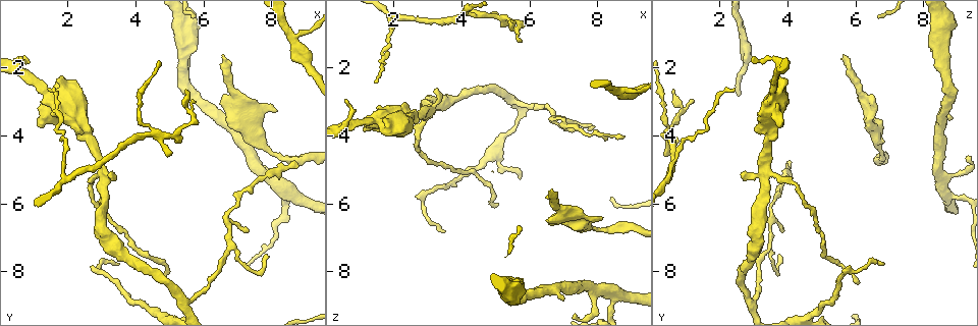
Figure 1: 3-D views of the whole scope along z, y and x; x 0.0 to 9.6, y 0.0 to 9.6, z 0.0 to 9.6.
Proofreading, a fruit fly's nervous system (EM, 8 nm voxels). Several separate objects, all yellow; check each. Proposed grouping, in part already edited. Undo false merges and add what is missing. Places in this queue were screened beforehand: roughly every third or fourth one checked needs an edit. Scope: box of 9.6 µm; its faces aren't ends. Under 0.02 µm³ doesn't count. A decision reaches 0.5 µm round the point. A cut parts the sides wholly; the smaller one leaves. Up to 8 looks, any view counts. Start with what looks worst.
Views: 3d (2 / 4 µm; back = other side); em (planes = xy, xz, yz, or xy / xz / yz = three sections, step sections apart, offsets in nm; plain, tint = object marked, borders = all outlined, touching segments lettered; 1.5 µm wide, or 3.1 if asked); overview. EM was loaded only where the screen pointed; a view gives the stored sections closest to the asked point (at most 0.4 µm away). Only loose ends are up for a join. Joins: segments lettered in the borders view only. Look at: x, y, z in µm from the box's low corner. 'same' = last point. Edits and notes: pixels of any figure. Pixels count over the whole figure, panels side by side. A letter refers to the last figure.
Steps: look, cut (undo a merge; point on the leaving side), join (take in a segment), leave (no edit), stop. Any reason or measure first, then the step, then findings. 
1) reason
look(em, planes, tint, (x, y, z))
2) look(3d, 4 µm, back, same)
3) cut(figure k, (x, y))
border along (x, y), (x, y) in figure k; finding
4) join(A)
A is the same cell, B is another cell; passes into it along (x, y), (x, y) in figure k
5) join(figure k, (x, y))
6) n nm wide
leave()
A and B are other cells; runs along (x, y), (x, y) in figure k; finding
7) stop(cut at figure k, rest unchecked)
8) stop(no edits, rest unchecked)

branch stops here
look(3d, 4 µm, back, (6.50, 1.70, 5.65))

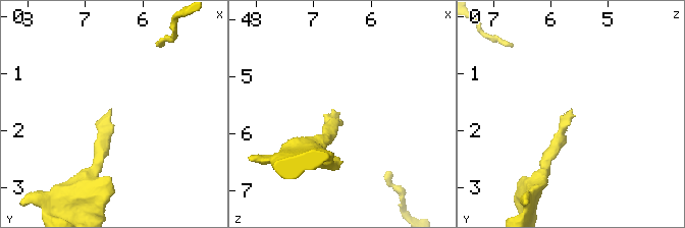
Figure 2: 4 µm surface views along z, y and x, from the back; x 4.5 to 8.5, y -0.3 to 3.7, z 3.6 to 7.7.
now the EM
look(em, xy, step 8, tint, (6.55, 1.65, 5.60))

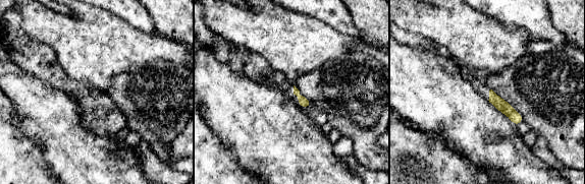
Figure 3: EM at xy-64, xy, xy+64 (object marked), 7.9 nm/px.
look(em, yz, step 8, borders, same)

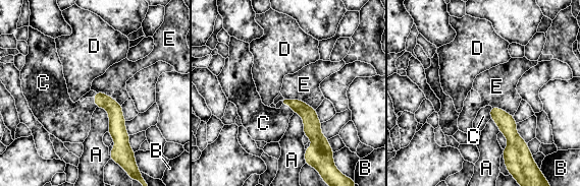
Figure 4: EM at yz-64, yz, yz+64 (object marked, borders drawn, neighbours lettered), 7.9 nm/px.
join(C)
C is the same cell, A, B, D and E are other cells; passes into it along (506, 122), (490, 112), (483, 116) in figure 4; it goes on there

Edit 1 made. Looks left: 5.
look(overview)

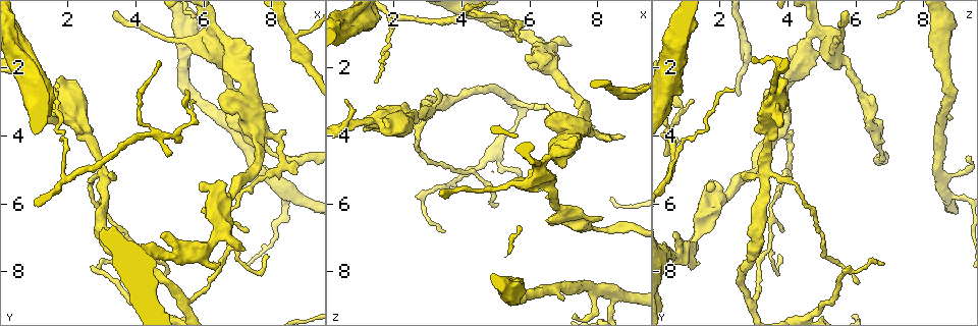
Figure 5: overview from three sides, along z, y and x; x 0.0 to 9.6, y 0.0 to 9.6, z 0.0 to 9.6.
sharp bend
look(3d, 2 µm, (5.60, 3.65, 0.55))

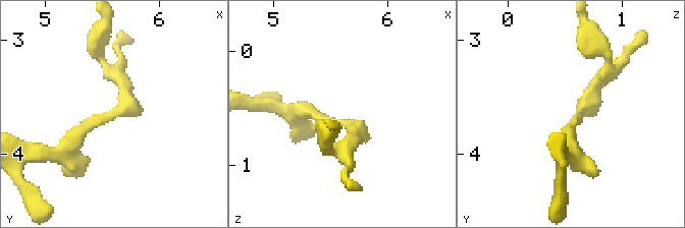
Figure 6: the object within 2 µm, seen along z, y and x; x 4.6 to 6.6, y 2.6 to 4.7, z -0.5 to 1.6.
look(em, planes, tint, (5.58, 3.68, 0.60))

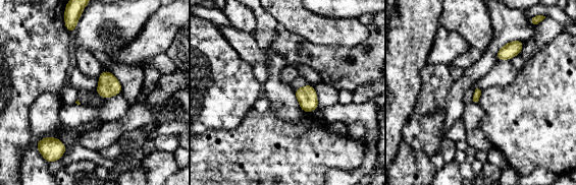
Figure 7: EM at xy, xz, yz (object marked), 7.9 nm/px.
what lies round it
look(em, planes, borders, same)

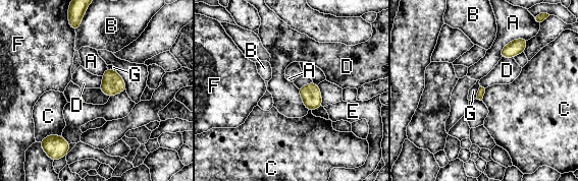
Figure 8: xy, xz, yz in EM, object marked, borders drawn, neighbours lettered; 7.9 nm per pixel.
leave()
A, B, C, D, E, F and G are other cells; border along (312, 81), (298, 88) in figure 8; one cell here

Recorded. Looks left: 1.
stop(join at figure 4, rest unchecked)

